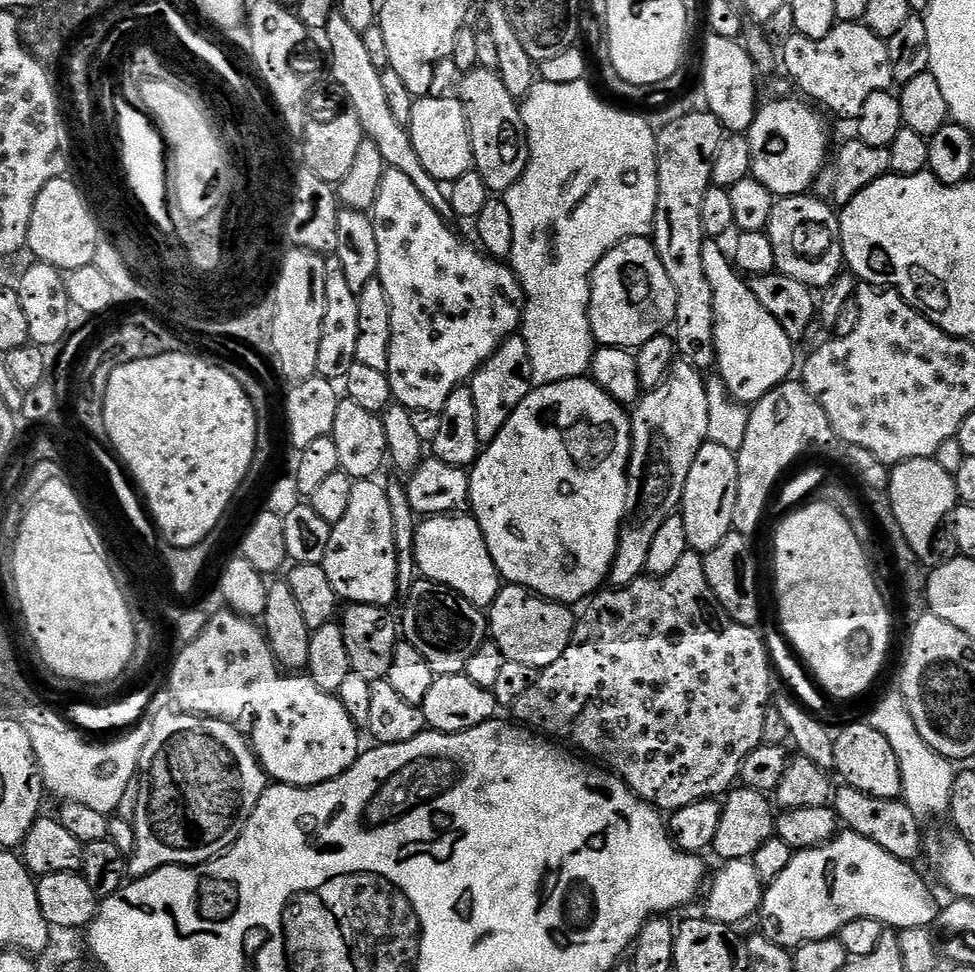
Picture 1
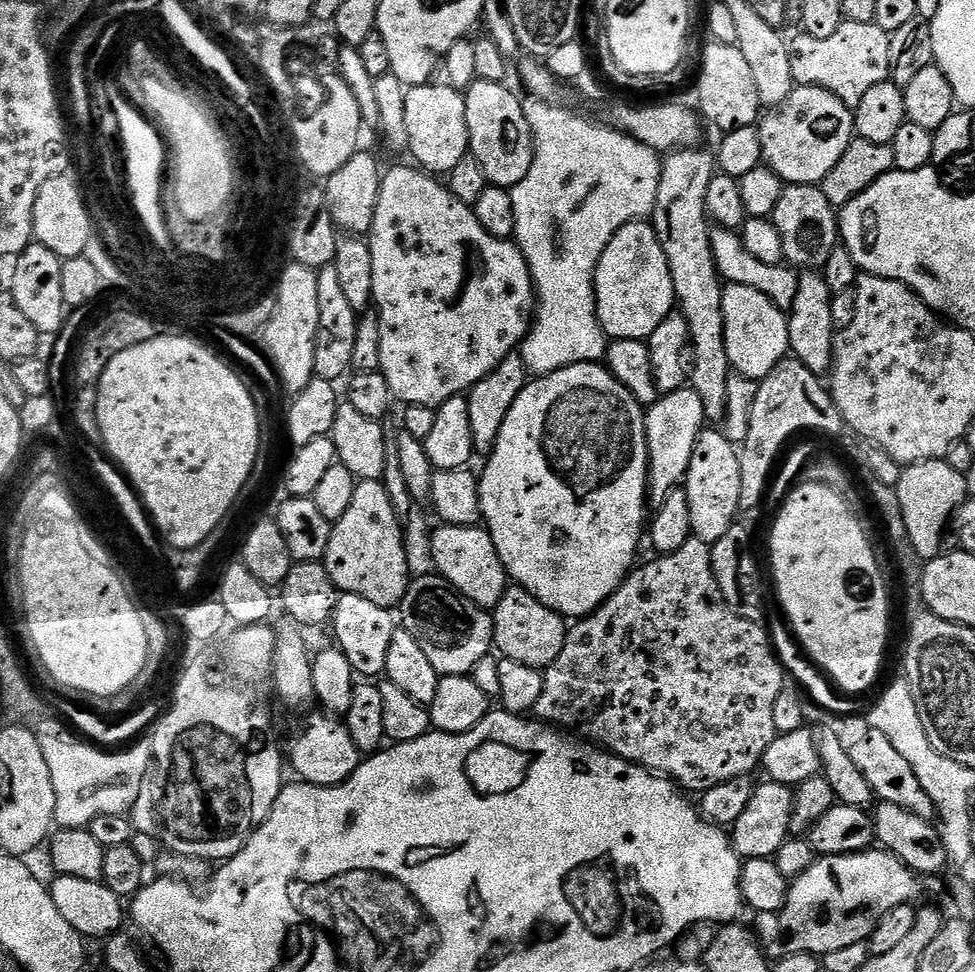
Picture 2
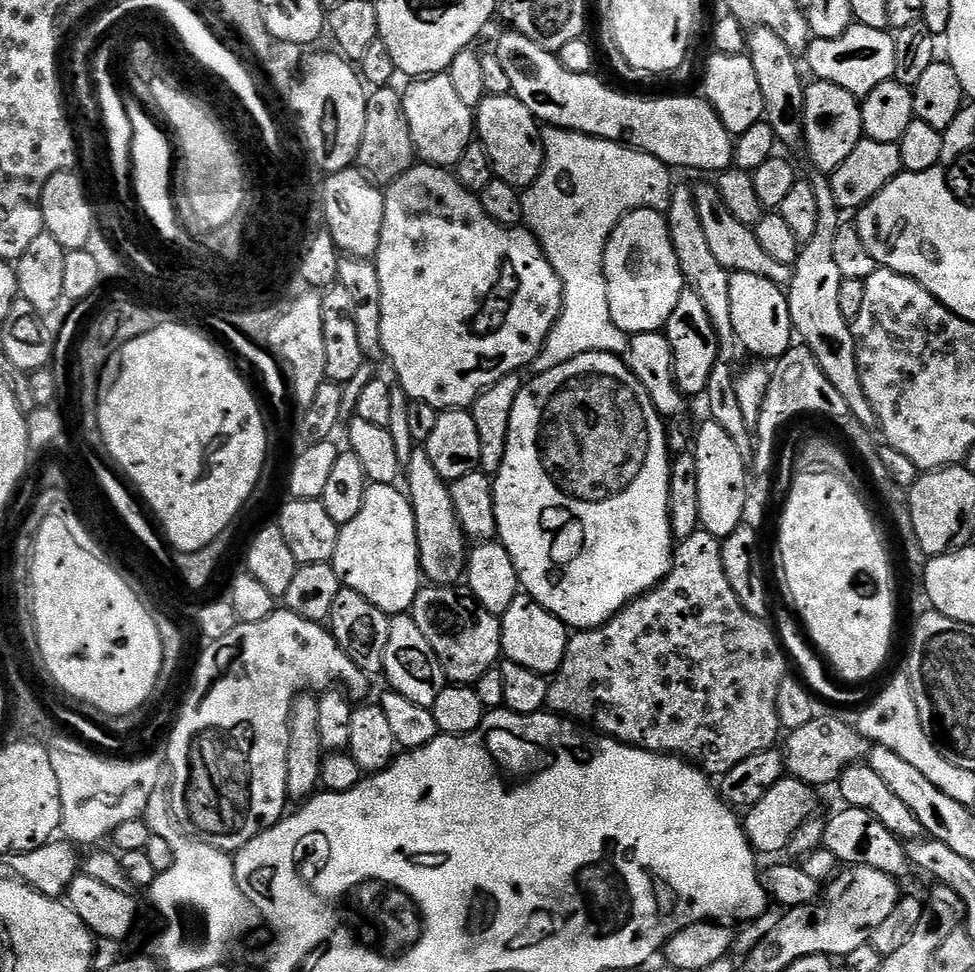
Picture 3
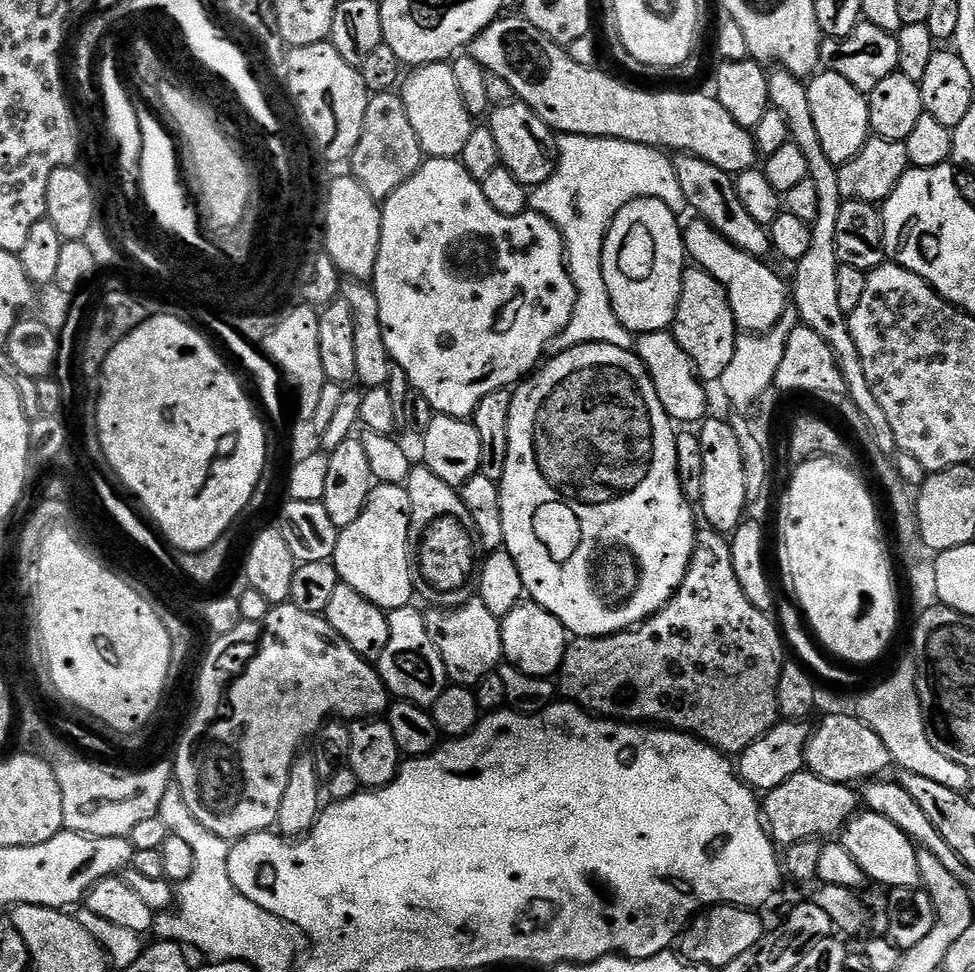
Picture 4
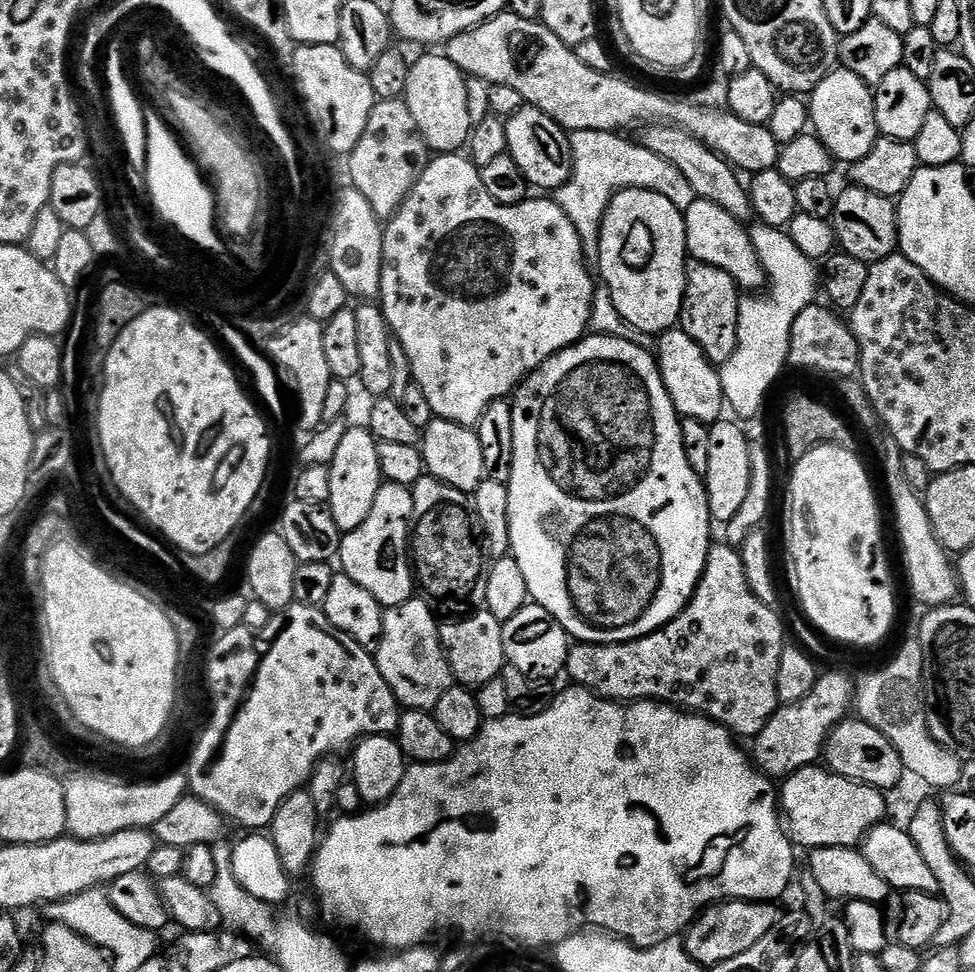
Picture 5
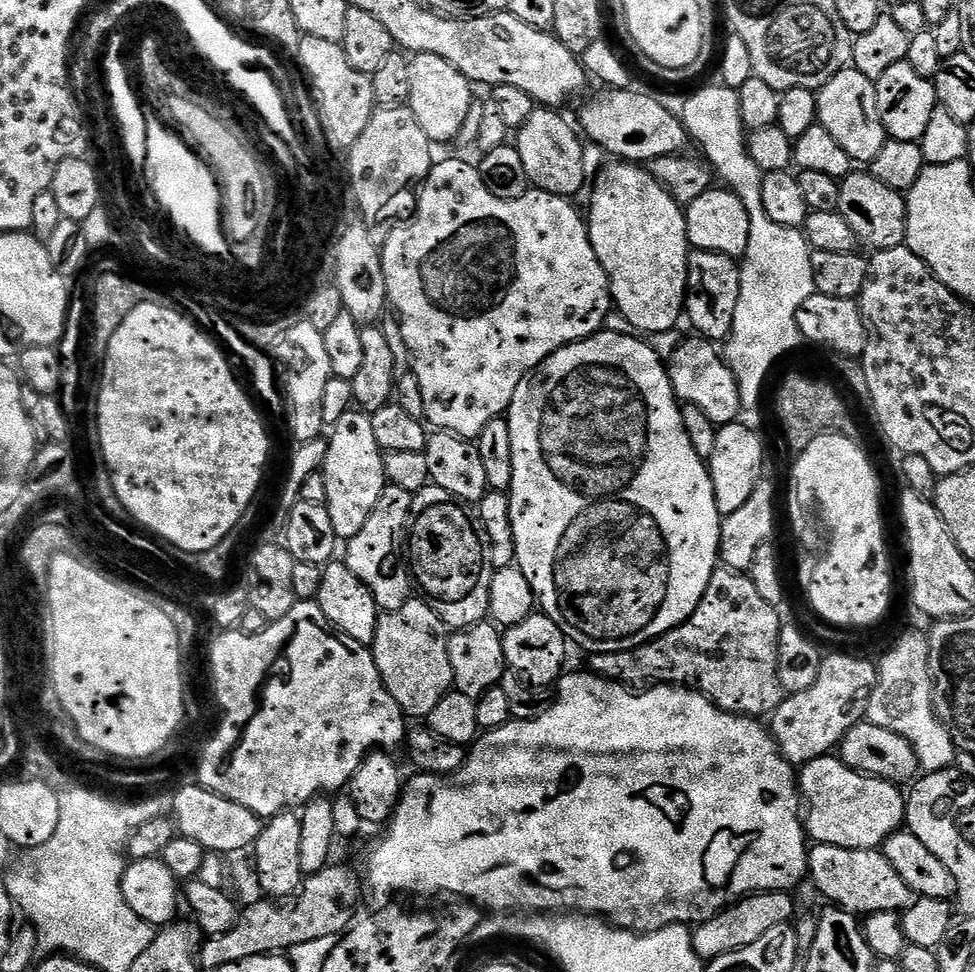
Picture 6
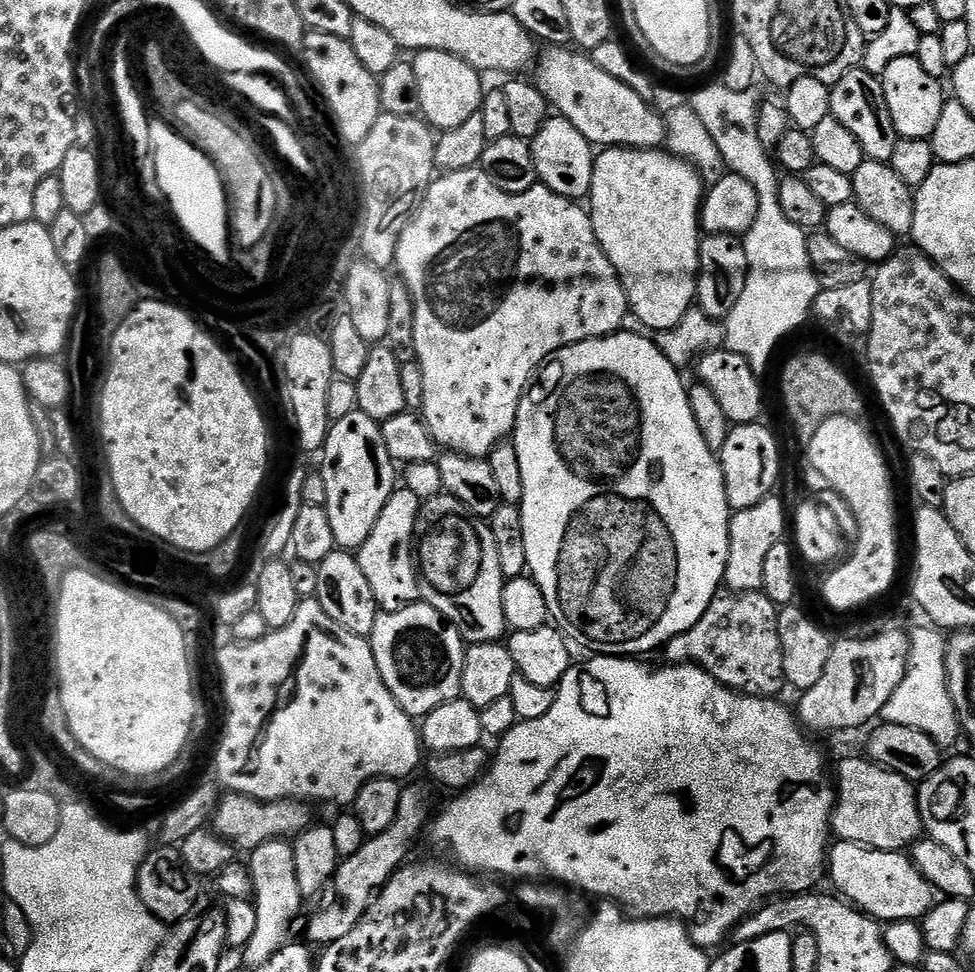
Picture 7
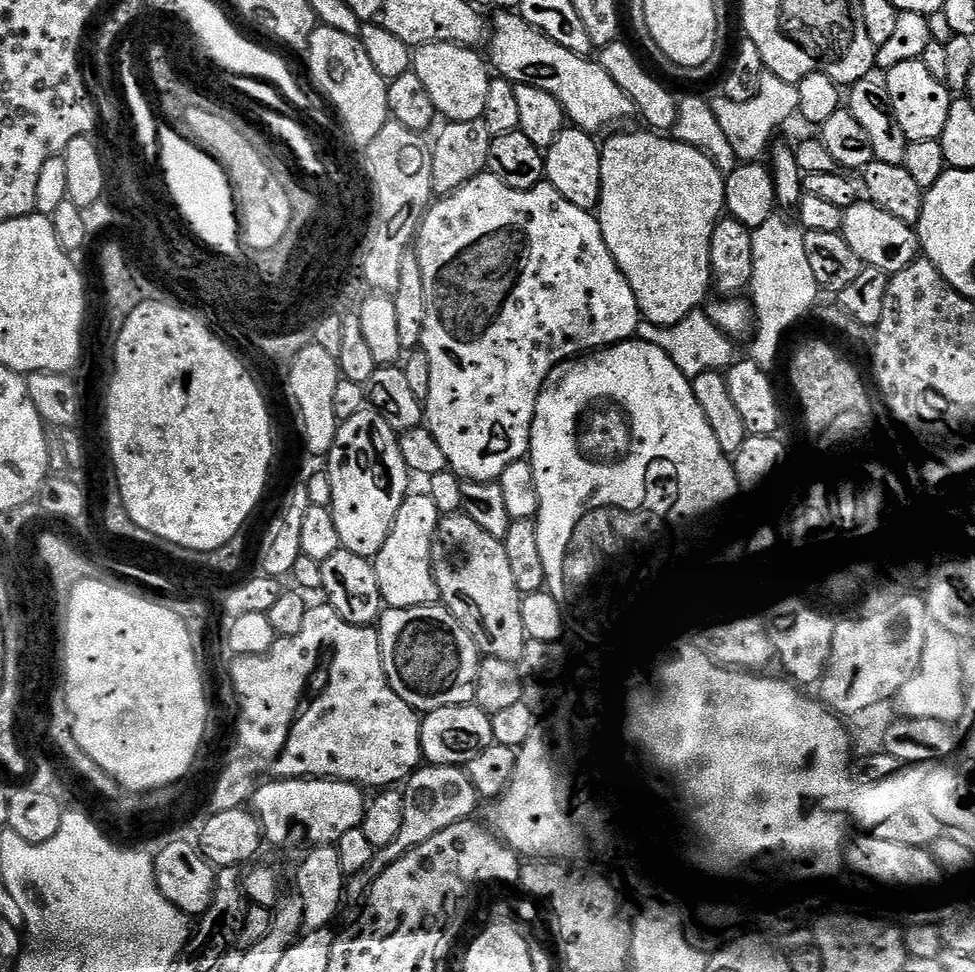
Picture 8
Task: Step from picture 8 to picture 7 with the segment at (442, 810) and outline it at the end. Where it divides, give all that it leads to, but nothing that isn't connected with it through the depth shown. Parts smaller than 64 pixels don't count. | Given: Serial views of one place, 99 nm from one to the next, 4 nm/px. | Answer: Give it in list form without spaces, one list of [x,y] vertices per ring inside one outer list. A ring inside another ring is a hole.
[[[405,783],[401,787],[398,814],[394,814],[394,822],[390,822],[390,827],[382,830],[382,834],[368,836],[364,845],[358,850],[358,854],[350,854],[341,859],[336,873],[332,876],[330,890],[328,890],[333,893],[328,891],[323,893],[324,905],[308,920],[306,940],[309,945],[333,944],[338,942],[338,938],[346,938],[346,934],[350,934],[350,930],[358,926],[358,922],[364,917],[384,883],[409,859],[408,847],[415,842],[416,835],[423,828],[425,831],[430,820],[430,813],[433,811],[431,808],[432,796],[422,785]]]

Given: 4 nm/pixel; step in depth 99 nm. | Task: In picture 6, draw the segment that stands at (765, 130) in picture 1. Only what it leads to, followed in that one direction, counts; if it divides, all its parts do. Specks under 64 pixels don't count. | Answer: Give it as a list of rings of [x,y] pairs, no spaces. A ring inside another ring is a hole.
[[[854,66],[843,68],[818,89],[816,119],[823,128],[830,130],[830,135],[838,141],[838,146],[842,146],[842,150],[846,150],[846,154],[850,154],[850,158],[860,166],[871,165],[890,138],[882,126],[882,117],[878,114],[876,85]]]

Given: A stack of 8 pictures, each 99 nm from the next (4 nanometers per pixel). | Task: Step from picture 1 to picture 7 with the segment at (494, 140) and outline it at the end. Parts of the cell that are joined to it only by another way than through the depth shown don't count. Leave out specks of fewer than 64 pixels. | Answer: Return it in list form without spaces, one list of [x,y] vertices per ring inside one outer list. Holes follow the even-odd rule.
[[[549,115],[548,121],[538,130],[530,142],[534,154],[534,166],[539,183],[554,194],[565,196],[567,200],[583,201],[592,191],[594,178],[594,146],[565,116]]]

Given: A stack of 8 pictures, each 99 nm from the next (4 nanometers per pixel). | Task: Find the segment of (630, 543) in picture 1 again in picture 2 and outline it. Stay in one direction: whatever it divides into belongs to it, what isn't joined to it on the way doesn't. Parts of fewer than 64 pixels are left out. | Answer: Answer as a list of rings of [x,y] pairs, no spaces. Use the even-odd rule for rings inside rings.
[[[691,386],[682,387],[669,396],[661,396],[647,409],[644,425],[648,439],[647,503],[657,509],[666,502],[666,498],[674,489],[683,485],[687,477],[694,446],[706,428],[702,398],[698,398]]]

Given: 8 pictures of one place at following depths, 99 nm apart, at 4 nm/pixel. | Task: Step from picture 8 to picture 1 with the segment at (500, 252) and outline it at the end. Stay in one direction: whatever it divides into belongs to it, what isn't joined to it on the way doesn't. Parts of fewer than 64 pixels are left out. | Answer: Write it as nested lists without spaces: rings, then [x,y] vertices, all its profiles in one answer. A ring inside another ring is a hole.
[[[388,168],[382,178],[382,186],[378,186],[378,198],[376,204],[370,210],[372,221],[374,222],[374,235],[378,237],[378,279],[386,290],[386,298],[390,302],[390,362],[388,363],[388,381],[392,391],[392,399],[395,403],[401,404],[404,408],[417,412],[426,410],[427,412],[441,412],[446,406],[446,398],[454,394],[454,390],[467,385],[471,381],[473,374],[492,357],[494,350],[502,346],[502,342],[507,336],[513,335],[521,327],[524,314],[524,291],[520,288],[520,280],[507,263],[492,259],[479,247],[471,248],[468,244],[463,244],[458,237],[452,233],[452,224],[442,219],[438,210],[422,198],[422,190],[402,174],[402,170]]]

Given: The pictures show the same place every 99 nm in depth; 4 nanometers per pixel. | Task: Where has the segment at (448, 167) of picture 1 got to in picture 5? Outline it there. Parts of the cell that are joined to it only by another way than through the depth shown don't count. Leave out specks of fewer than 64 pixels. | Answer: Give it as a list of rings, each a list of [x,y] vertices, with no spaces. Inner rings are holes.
[[[447,54],[440,56],[420,56],[411,61],[410,78],[406,78],[406,90],[402,99],[410,106],[410,114],[414,114],[414,122],[418,122],[420,139],[436,154],[456,154],[468,143],[468,135],[472,133],[470,122],[470,106],[466,106],[466,90],[468,80],[454,62],[450,62]]]

